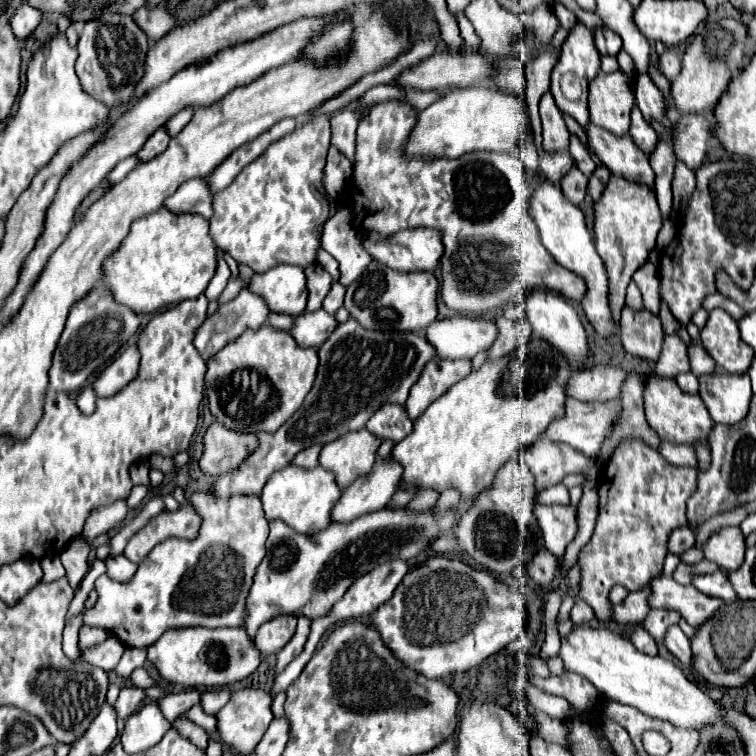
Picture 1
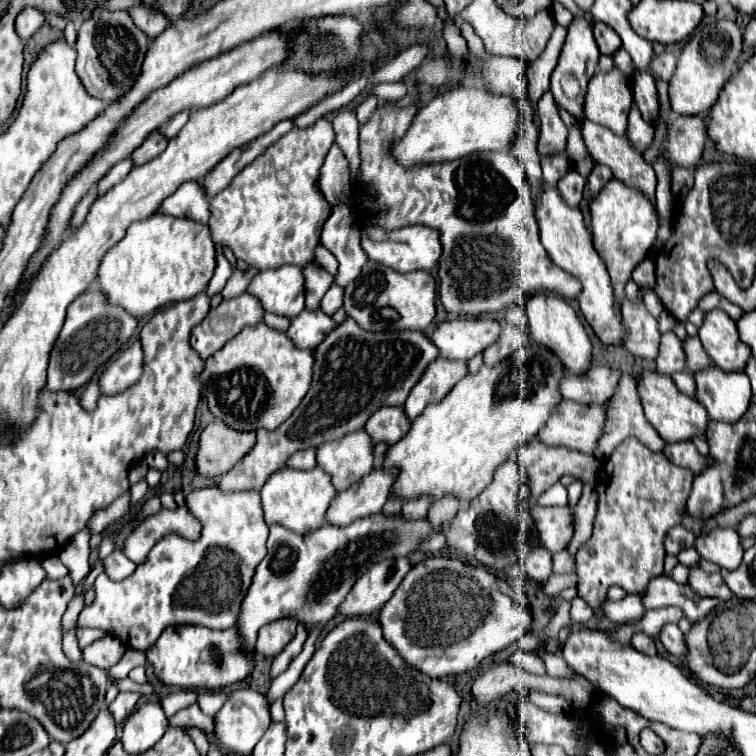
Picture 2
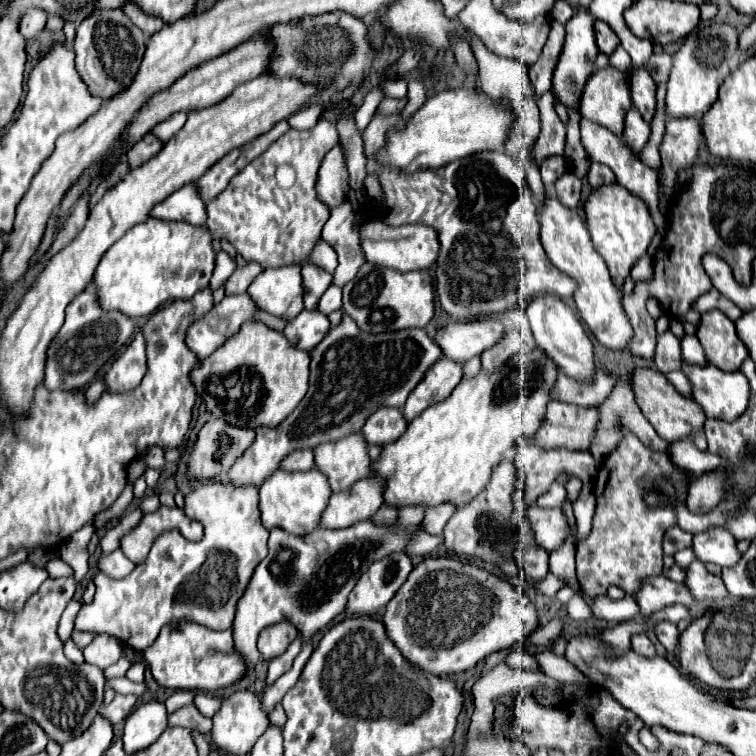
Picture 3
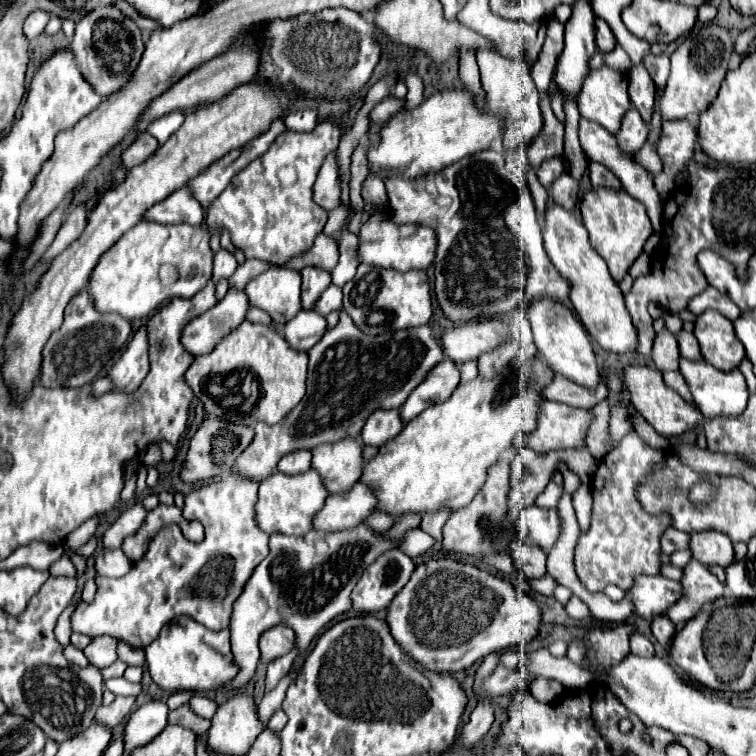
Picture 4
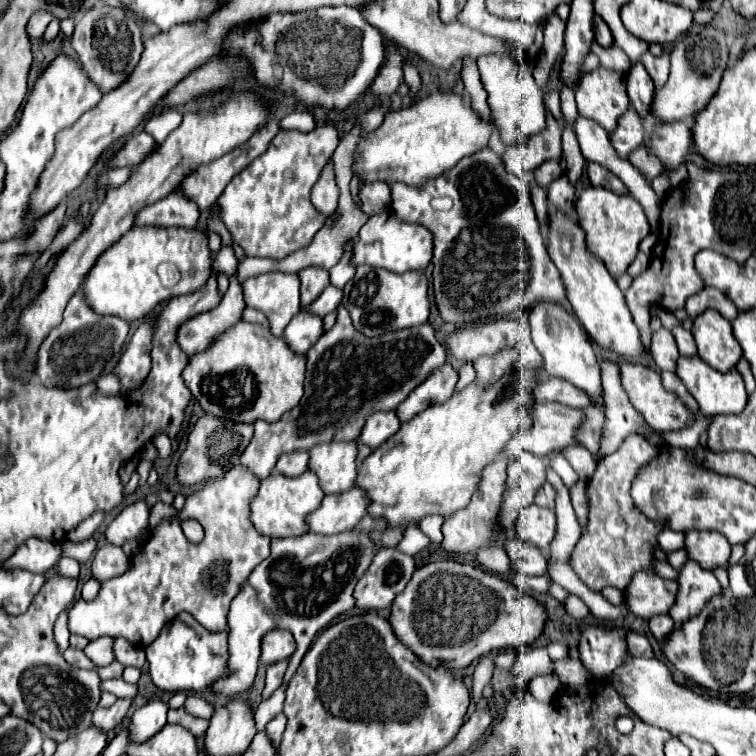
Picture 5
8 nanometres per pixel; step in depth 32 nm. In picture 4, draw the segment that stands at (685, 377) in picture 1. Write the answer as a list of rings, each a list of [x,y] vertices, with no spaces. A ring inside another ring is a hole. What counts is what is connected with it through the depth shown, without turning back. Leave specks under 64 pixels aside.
[[[664,372],[662,374],[664,376],[664,384],[668,386],[668,388],[672,388],[674,392],[678,392],[684,400],[688,400],[690,404],[694,402],[692,400],[692,394],[690,394],[690,390],[688,390],[688,386],[686,386],[686,382],[684,382],[684,378],[680,376],[680,372]]]

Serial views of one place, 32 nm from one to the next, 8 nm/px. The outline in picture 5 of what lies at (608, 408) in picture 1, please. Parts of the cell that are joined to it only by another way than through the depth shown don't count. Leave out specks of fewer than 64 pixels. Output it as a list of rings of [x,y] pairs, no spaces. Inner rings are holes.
[[[556,402],[532,404],[528,406],[528,416],[532,420],[530,428],[516,432],[510,440],[512,450],[524,450],[540,458],[552,450],[576,444],[576,426],[582,422],[582,412]]]

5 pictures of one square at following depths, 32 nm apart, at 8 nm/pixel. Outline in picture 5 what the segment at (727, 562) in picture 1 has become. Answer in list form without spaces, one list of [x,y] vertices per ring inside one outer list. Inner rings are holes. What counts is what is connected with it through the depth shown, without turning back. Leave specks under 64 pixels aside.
[[[706,530],[686,532],[684,550],[688,558],[698,562],[704,570],[714,570],[718,566],[724,566],[730,556],[728,540],[718,532],[706,532]]]

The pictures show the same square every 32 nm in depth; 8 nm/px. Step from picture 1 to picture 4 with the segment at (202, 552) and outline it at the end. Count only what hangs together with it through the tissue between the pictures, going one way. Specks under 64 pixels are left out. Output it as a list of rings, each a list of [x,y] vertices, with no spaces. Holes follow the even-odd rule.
[[[234,470],[228,476],[206,482],[202,488],[190,492],[186,496],[182,516],[202,522],[206,538],[200,544],[188,542],[176,524],[164,526],[162,530],[158,530],[158,534],[150,540],[146,554],[140,558],[140,562],[134,562],[128,574],[124,574],[122,578],[96,578],[96,584],[98,584],[96,598],[90,604],[78,602],[70,618],[72,632],[80,632],[90,638],[108,634],[128,642],[132,648],[146,648],[148,644],[152,644],[152,640],[156,640],[156,636],[160,634],[160,628],[172,622],[174,618],[178,618],[180,614],[192,616],[196,622],[200,622],[208,630],[226,630],[230,626],[232,602],[240,596],[252,570],[270,552],[268,534],[262,532],[254,520],[256,492],[258,492],[256,480],[248,480],[246,476],[236,474]]]

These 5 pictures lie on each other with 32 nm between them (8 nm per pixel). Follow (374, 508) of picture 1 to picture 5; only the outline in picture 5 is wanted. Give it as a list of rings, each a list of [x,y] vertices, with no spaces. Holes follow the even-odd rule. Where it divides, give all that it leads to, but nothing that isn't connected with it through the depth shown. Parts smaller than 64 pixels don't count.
[[[360,488],[324,496],[320,508],[308,514],[308,532],[332,536],[352,530],[366,516],[368,500]]]

